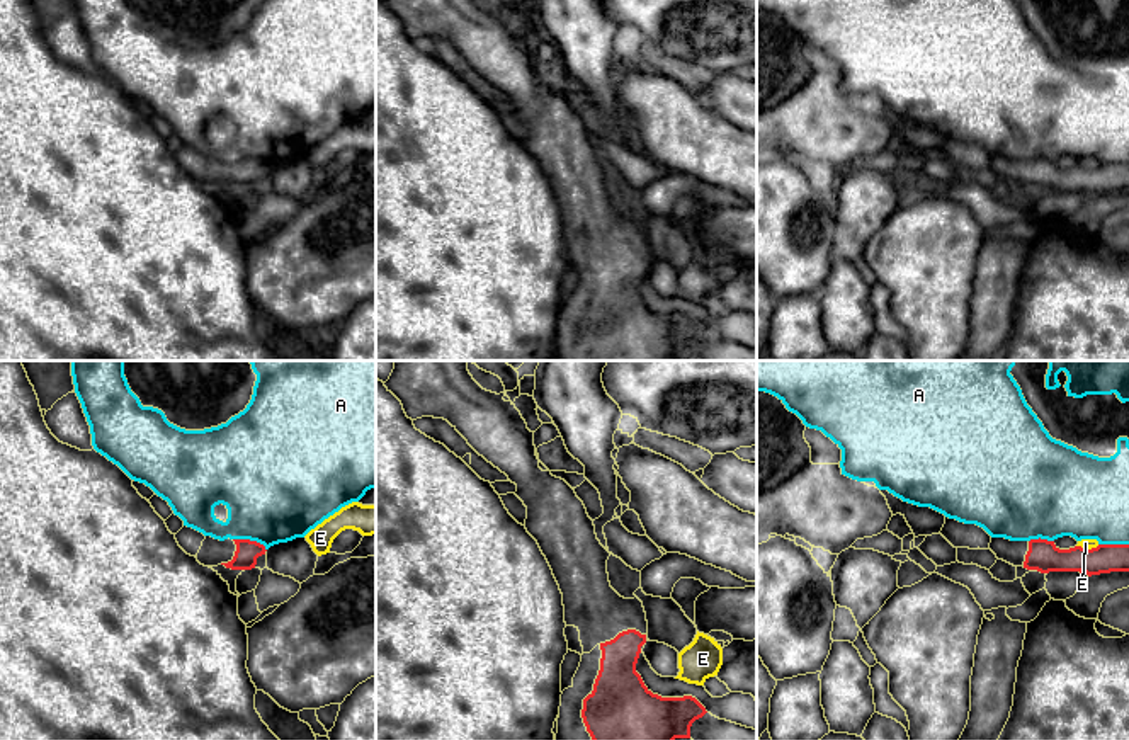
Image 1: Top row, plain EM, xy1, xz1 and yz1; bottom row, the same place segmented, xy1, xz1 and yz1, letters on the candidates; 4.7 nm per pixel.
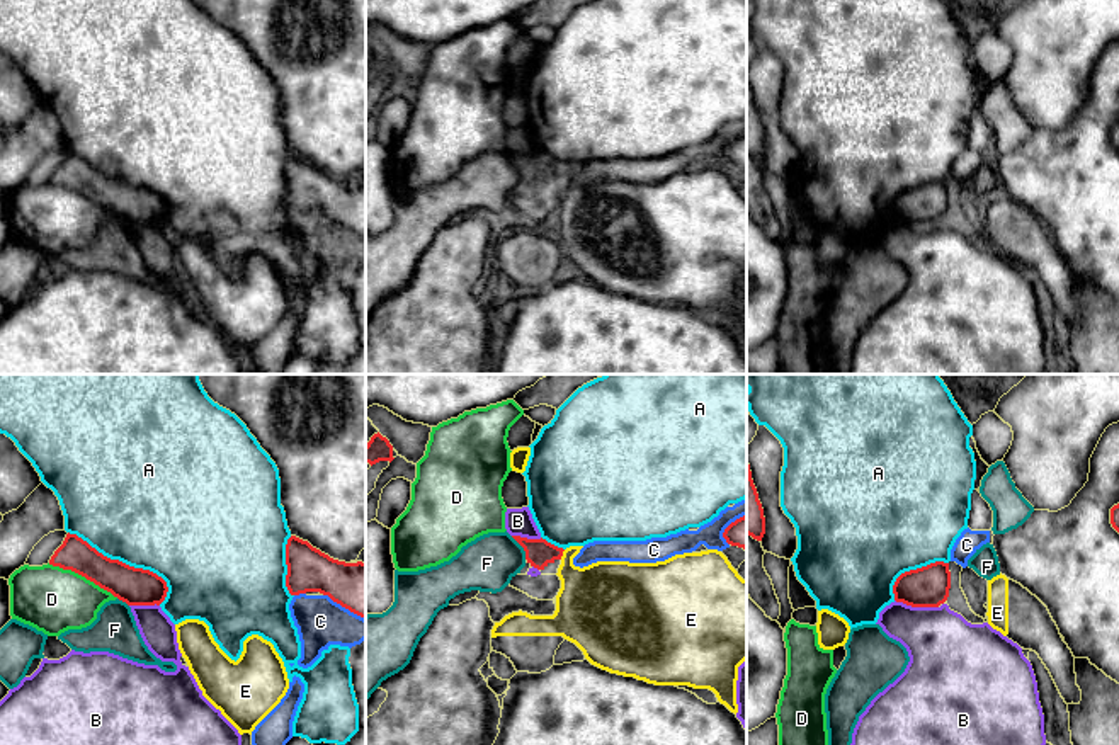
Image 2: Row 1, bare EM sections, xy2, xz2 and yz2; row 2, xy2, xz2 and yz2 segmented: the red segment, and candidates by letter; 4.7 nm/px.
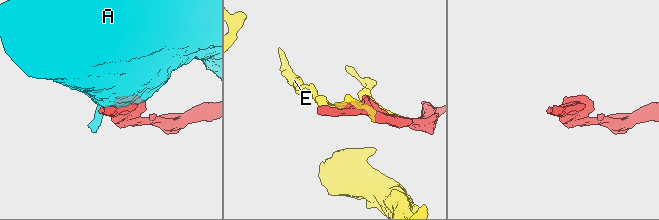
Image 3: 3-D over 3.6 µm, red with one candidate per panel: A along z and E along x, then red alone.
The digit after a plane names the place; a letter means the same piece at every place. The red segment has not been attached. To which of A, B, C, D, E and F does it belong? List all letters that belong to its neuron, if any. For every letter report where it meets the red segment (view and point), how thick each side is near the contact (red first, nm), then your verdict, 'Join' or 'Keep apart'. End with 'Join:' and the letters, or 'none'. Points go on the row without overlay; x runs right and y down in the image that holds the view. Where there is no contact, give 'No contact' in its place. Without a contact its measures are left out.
A: Touches red at xy2 (124, 182). Thickness 180 nm (red) against 500 nm. Keep apart
B: Touches red at yz2 (917, 225). Thickness 190 nm (red) against 340 nm. Keep apart
C: Touches red at xy2 (300, 211). Thickness 200 nm (red) against 240 nm. Keep apart
D: Touches red at xy2 (84, 194). Thickness 180 nm (red) against 300 nm. Keep apart
E: Touches red at xz2 (562, 174). Thickness 130 nm (red) against 300 nm. Keep apart
F: Touches red at xz2 (522, 165). Thickness 130 nm (red) against 260 nm. Keep apart
Join: none

